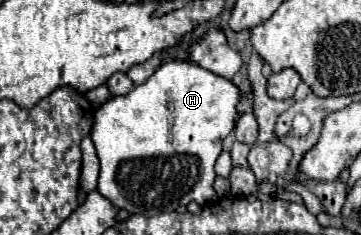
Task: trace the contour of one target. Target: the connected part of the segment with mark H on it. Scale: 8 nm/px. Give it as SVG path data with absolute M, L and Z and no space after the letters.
M166 62L126 96L116 96L104 102L94 114L94 126L90 132L100 160L98 192L116 208L130 214L142 212L144 216L174 212L178 206L188 206L192 200L200 206L212 204L216 200L212 190L216 178L214 164L222 152L222 140L234 130L240 116L236 110L238 98L240 92L230 80L192 62Z

